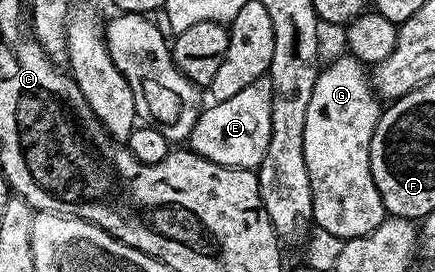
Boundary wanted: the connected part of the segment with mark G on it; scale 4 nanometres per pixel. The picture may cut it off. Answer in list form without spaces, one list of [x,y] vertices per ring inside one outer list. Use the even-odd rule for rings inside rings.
[[[351,55],[338,57],[330,66],[323,68],[316,79],[316,87],[312,91],[312,103],[308,107],[308,119],[304,123],[304,157],[308,166],[309,186],[312,187],[312,218],[313,224],[317,228],[328,231],[328,235],[336,235],[343,239],[347,237],[359,237],[360,235],[368,235],[368,231],[376,231],[376,227],[380,227],[380,223],[387,217],[387,211],[384,203],[380,199],[380,191],[376,191],[376,183],[372,179],[370,149],[372,143],[372,135],[376,131],[376,123],[382,117],[384,105],[380,100],[373,84],[371,74],[368,72],[367,66],[358,61]]]

